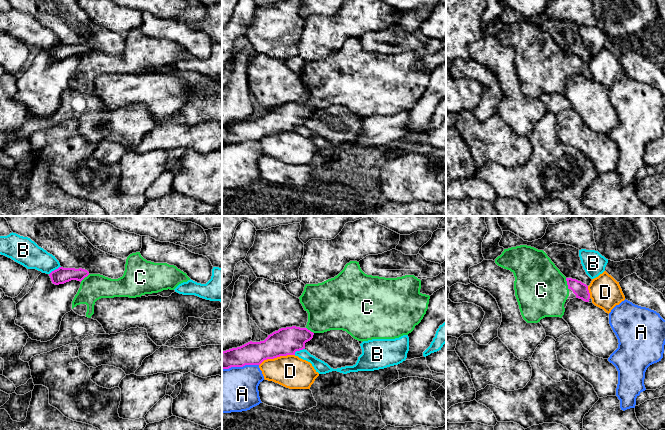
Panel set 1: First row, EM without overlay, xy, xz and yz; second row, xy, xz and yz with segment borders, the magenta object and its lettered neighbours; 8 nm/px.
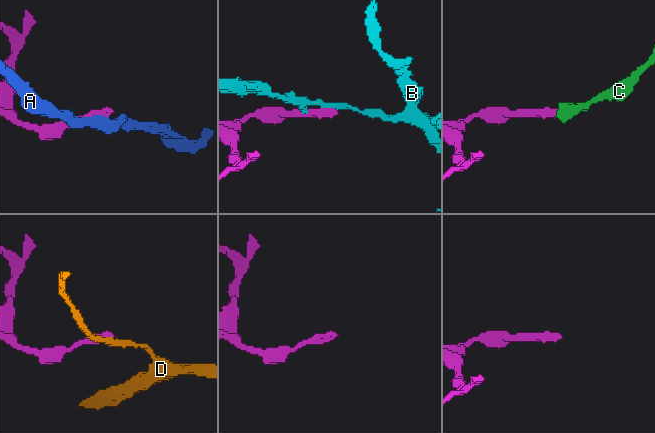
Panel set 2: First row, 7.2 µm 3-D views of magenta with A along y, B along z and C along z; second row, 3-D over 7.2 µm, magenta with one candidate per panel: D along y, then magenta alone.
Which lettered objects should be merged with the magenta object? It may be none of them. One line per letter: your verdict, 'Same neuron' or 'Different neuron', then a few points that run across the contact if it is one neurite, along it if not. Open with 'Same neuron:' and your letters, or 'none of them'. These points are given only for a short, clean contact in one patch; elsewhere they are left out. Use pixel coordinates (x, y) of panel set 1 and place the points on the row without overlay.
Same neuron: C
A: Different neuron
B: Different neuron
C: Same neuron. Line: yz (580, 65), (573, 60), (567, 60), (541, 66)
D: Different neuron

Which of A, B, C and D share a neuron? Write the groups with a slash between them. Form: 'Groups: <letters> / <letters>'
Groups: A / B / C / D

